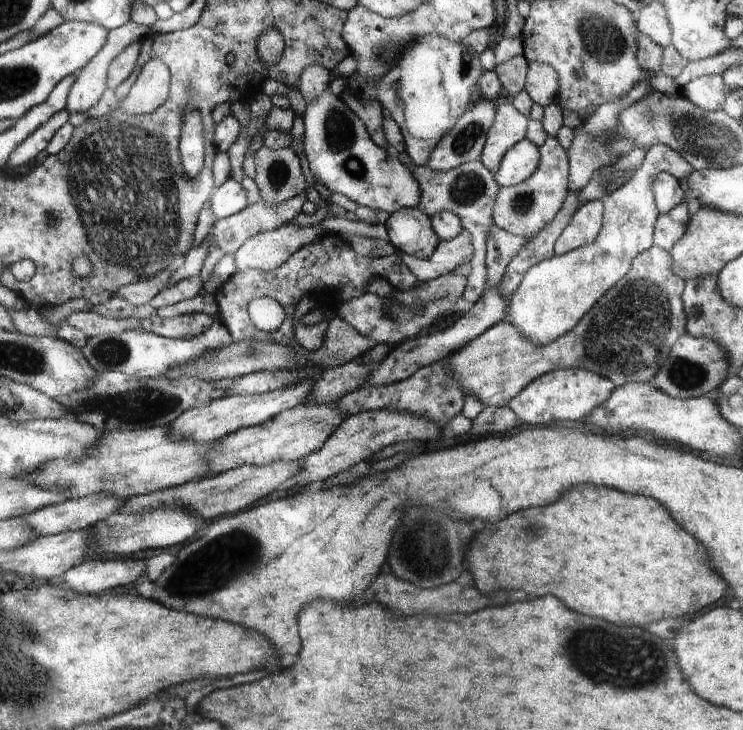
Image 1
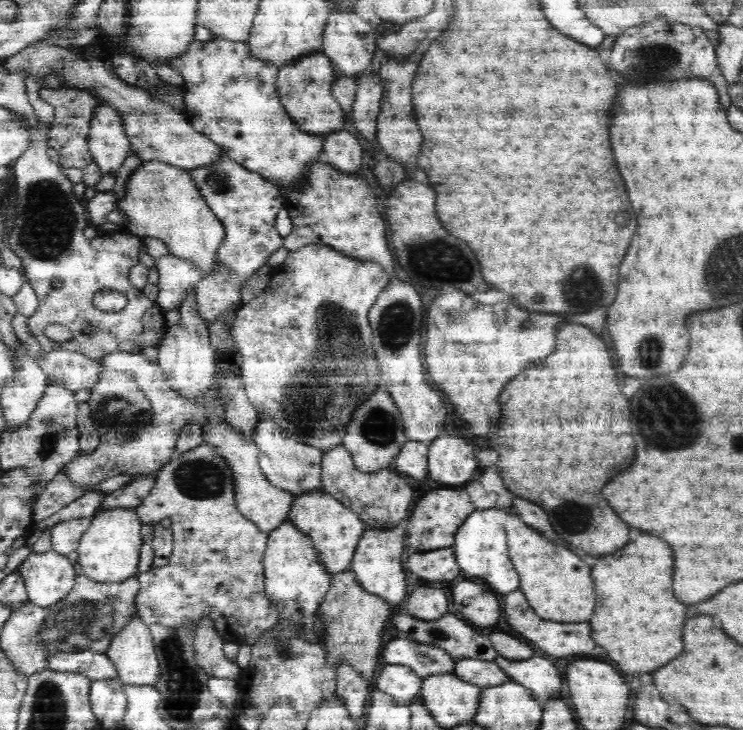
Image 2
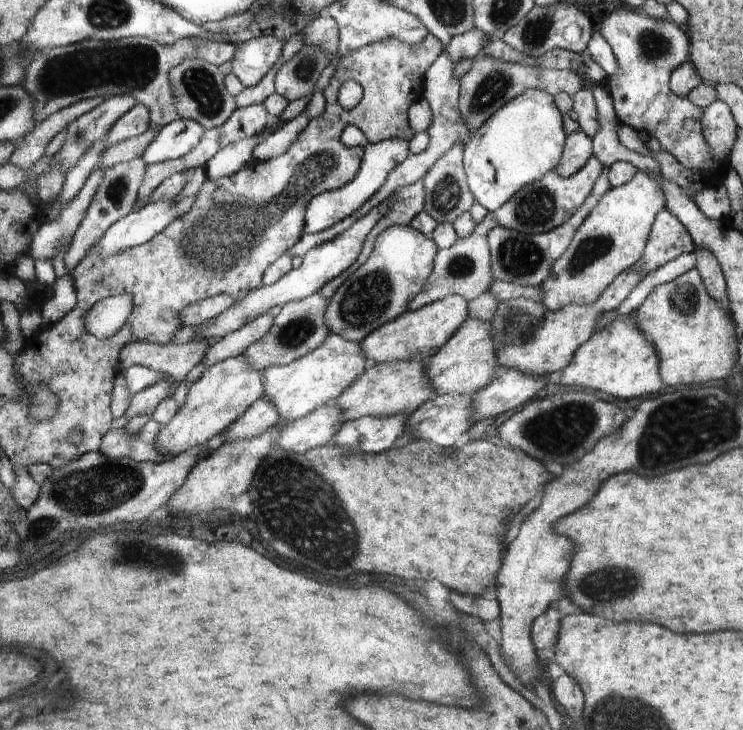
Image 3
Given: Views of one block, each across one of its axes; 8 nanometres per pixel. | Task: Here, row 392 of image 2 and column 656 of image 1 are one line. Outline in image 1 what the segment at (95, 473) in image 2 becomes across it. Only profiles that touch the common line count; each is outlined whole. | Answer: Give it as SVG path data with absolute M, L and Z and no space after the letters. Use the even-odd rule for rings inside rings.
M656 142L656 145L646 151L646 158L634 175L611 194L607 194L603 200L603 229L596 236L595 243L586 244L576 248L575 251L564 255L552 256L532 266L526 274L519 288L512 294L510 310L507 312L508 322L516 325L522 334L536 345L547 345L566 335L578 323L579 320L596 304L596 300L603 296L618 280L628 274L631 263L638 254L645 252L654 245L654 231L656 218L658 218L658 206L655 205L654 183L662 173L667 173L681 178L688 178L694 170L686 162L686 158L669 148L666 144Z

